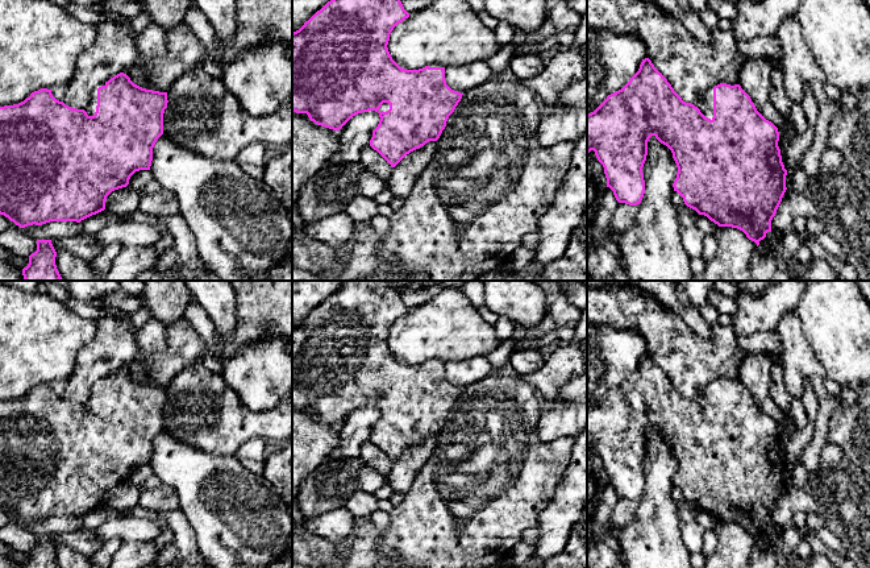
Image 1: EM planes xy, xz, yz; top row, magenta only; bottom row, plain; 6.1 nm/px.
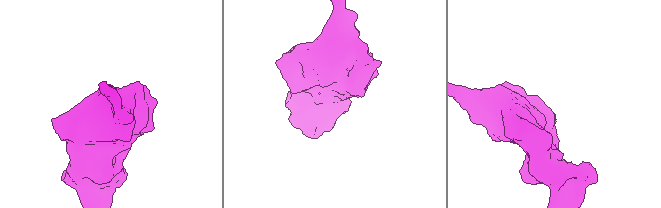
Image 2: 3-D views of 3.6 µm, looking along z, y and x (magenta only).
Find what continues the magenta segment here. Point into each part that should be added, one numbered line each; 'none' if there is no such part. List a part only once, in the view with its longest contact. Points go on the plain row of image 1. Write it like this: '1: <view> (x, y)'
1: yz (706, 401)

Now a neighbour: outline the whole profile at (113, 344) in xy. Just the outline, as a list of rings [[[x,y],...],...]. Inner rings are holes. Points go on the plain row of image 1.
[[[105,312],[97,320],[95,336],[78,352],[72,374],[62,397],[86,405],[91,387],[101,378],[133,361],[141,351],[129,315]]]

